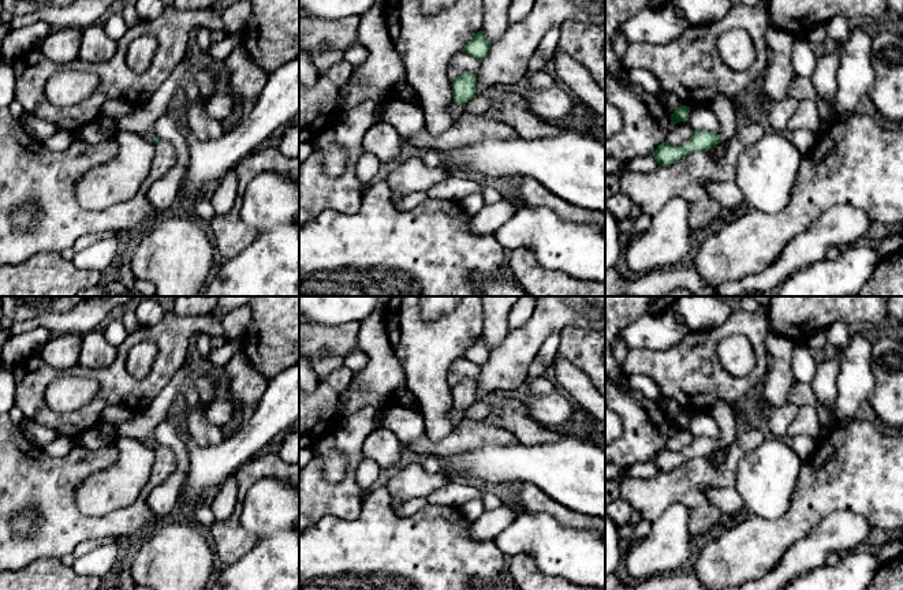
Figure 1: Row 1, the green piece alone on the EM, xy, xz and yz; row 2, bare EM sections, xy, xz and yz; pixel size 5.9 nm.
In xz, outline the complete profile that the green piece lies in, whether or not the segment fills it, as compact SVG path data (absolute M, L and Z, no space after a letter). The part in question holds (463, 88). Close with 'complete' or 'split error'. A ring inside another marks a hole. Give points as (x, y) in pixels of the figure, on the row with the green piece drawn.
M464 72L460 76L452 79L452 96L454 102L448 111L455 122L464 119L464 105L469 100L475 97L477 76L471 72Z | split error

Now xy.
M184 55L183 60L172 70L169 76L152 94L146 104L135 107L131 113L115 119L117 131L135 132L153 143L157 143L160 138L154 132L154 122L164 116L175 94L183 86L184 74L187 72L189 66L190 61L187 55Z | split error

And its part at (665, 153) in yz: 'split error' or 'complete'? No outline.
split error

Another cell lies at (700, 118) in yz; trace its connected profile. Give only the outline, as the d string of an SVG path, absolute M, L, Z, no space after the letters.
M690 108L687 123L693 130L706 130L717 134L721 128L719 119L708 108Z

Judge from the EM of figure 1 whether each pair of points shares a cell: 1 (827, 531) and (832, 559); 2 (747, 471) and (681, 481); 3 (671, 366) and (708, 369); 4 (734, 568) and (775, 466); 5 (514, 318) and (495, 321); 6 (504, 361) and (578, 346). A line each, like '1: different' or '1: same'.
1: different
2: different
3: same
4: different
5: different
6: different

